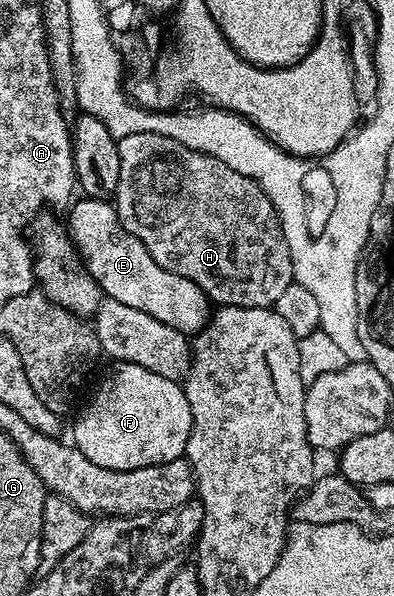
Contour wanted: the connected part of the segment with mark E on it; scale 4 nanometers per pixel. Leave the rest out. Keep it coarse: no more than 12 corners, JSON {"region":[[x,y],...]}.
{"region":[[113,202],[69,208],[70,240],[103,296],[177,331],[212,301],[156,265]]}

